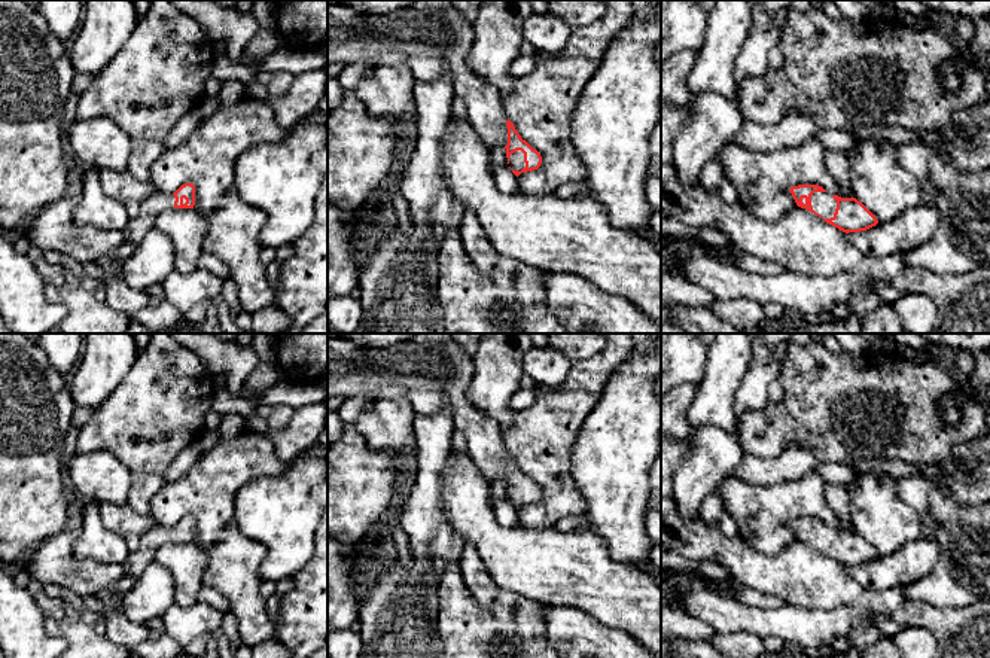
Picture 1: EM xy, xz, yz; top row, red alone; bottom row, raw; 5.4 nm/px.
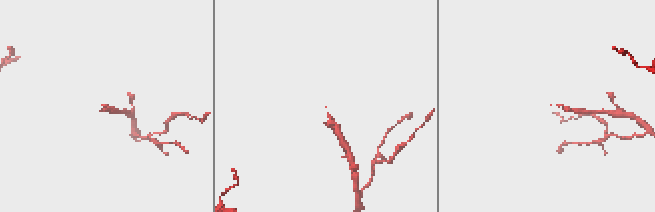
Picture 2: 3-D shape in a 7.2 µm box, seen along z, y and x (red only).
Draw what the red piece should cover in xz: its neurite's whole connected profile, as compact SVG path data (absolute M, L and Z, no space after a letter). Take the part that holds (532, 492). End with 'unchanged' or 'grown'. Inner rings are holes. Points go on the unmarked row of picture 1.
M415 333L409 341L389 348L359 347L339 336L328 338L328 399L356 395L406 397L415 414L433 414L448 408L454 429L463 433L467 453L482 476L490 484L505 481L508 497L517 511L537 503L542 490L521 472L506 451L499 424L469 402L466 390L472 377L473 363L453 333Z | grown

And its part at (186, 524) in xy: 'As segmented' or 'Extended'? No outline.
Extended

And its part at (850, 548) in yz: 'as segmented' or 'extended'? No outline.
extended

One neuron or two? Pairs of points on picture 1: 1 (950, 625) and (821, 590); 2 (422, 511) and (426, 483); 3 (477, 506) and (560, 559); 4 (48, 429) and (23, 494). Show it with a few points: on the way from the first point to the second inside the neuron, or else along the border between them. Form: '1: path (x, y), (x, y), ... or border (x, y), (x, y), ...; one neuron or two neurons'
1: border (905, 599), (890, 617); two neurons
2: path (423, 503), (426, 490); one neuron
3: path (490, 529), (520, 559), (538, 559); one neuron
4: path (32, 445), (23, 454), (23, 478); one neuron

